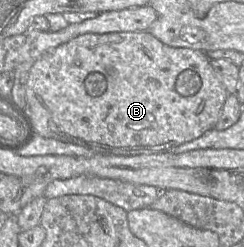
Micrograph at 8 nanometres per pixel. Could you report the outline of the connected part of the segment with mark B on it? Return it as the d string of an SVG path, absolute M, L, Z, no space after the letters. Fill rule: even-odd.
M148 31L83 34L42 54L32 65L26 84L25 110L31 118L37 135L85 147L95 154L132 156L169 152L173 147L190 142L214 128L228 97L224 85L217 78L210 59L204 52L189 48L173 48L160 42Z

